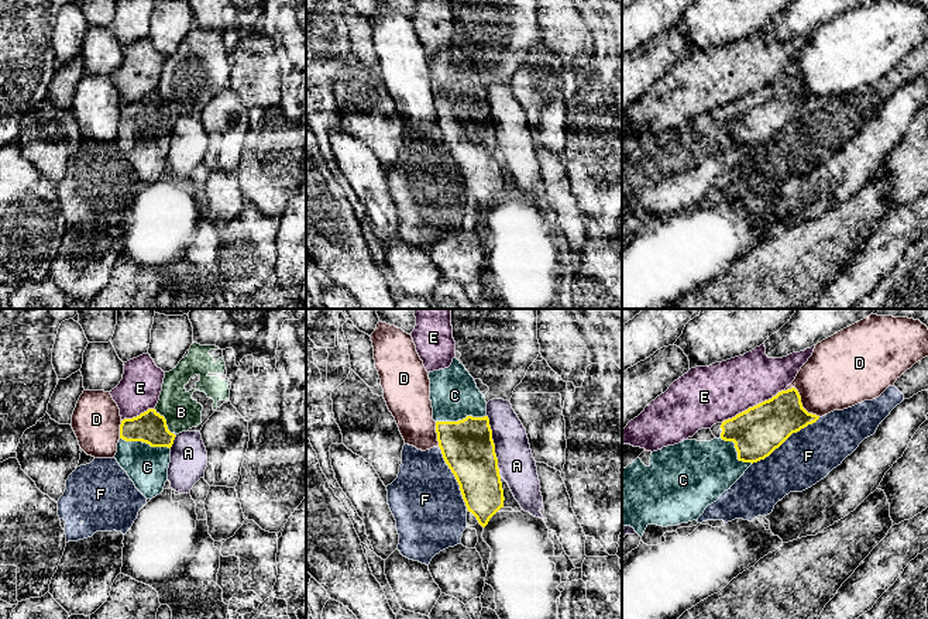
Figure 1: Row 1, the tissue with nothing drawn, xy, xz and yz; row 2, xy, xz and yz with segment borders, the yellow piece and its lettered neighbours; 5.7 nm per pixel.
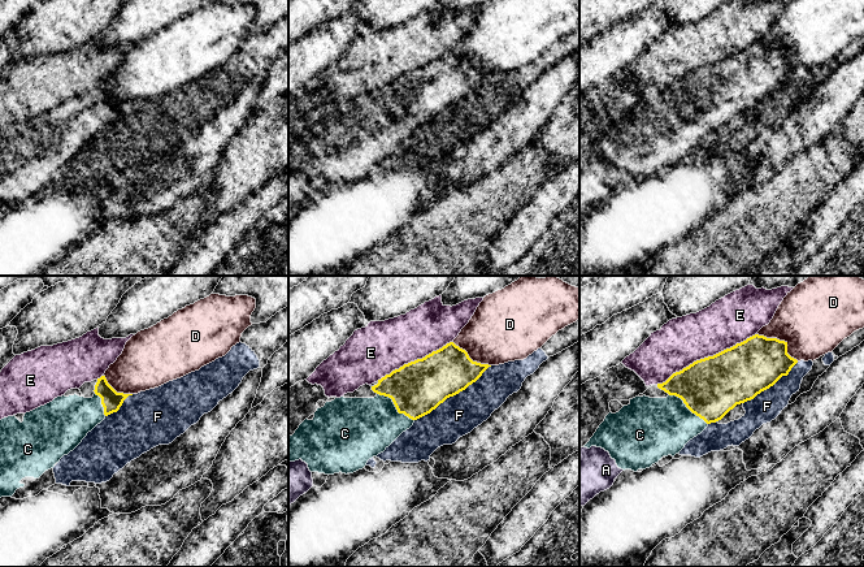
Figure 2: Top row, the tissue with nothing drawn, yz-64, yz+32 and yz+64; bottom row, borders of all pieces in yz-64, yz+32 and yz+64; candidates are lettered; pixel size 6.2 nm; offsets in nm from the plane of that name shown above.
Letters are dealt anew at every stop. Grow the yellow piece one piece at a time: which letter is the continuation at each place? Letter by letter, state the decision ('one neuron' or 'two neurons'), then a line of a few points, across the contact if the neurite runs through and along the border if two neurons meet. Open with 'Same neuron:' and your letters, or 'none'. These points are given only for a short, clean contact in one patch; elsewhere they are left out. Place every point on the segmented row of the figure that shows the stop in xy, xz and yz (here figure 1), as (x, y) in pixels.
Same neuron: C
A: two neurons
B: two neurons
C: one neuron; line xy (150, 427), (145, 442), (147, 467)
D: two neurons
E: two neurons
F: two neurons

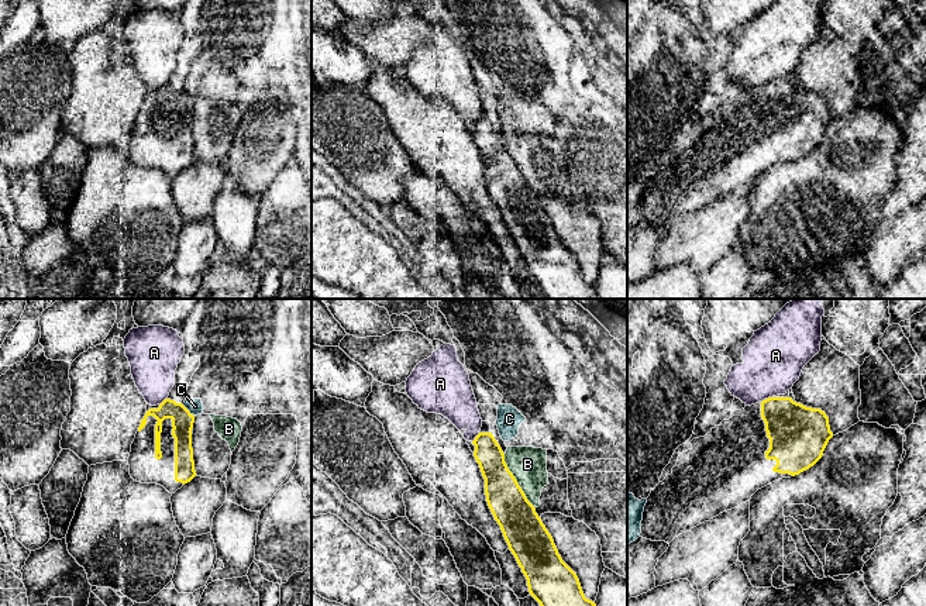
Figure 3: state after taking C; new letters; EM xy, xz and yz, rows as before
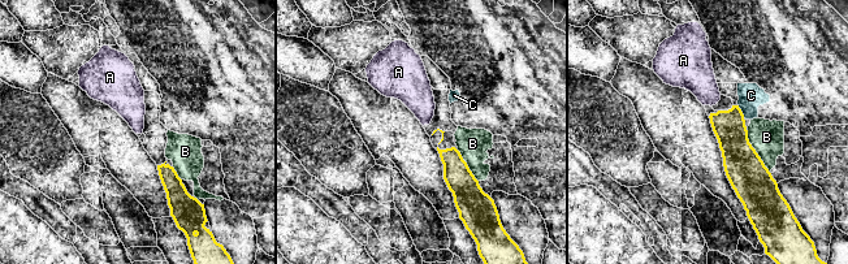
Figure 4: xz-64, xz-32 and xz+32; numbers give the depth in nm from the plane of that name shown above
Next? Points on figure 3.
Same neuron: none
A: two neurons; line yz (771, 396), (761, 402)
B: two neurons
C: two neurons; line xy (182, 405), (193, 416)

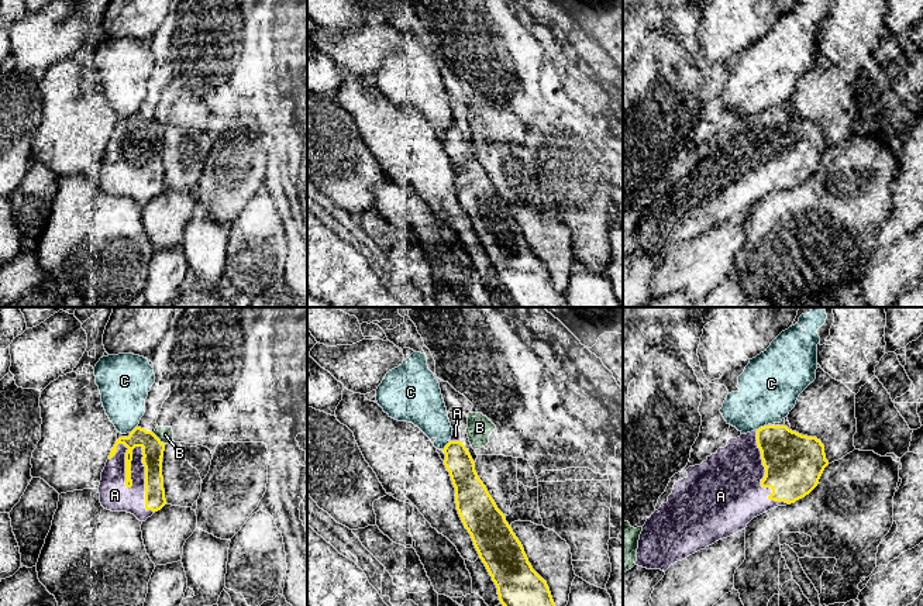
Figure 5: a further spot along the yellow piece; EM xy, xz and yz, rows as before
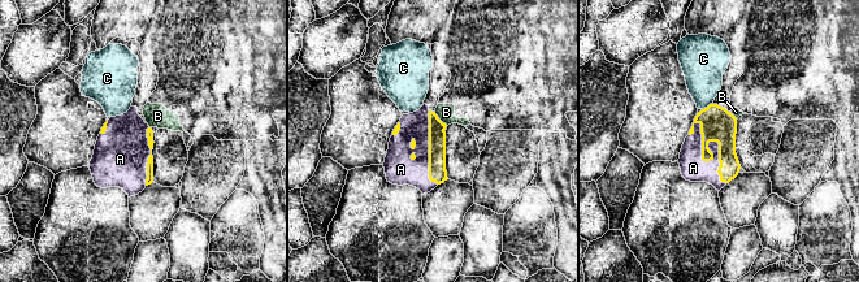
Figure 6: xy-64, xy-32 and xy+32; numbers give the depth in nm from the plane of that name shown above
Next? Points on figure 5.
Same neuron: A
A: one neuron
B: two neurons; line xy (152, 433), (164, 444)
C: two neurons; line yz (767, 424), (757, 430)

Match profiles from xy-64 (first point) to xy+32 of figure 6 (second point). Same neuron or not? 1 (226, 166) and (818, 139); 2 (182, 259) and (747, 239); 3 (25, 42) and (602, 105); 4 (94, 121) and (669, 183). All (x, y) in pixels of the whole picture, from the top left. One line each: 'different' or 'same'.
1: same
2: different
3: different
4: different

